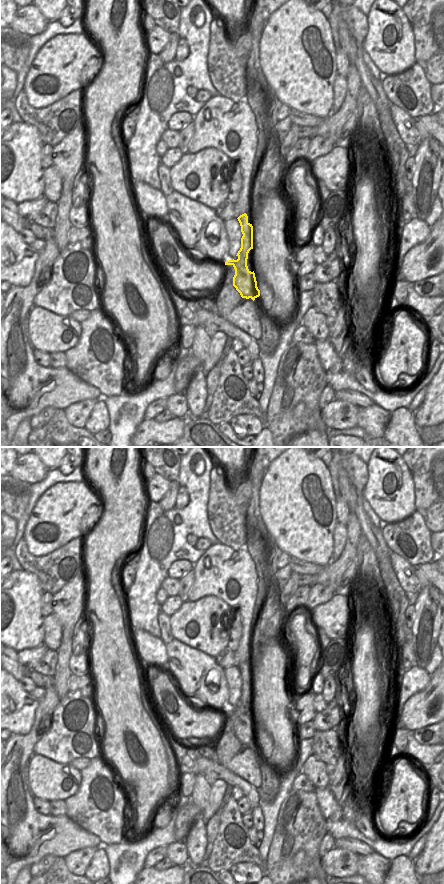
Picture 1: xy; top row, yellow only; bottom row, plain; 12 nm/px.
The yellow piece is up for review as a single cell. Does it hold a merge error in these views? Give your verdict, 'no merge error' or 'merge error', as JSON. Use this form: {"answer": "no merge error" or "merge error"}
{"answer": "merge error"}

